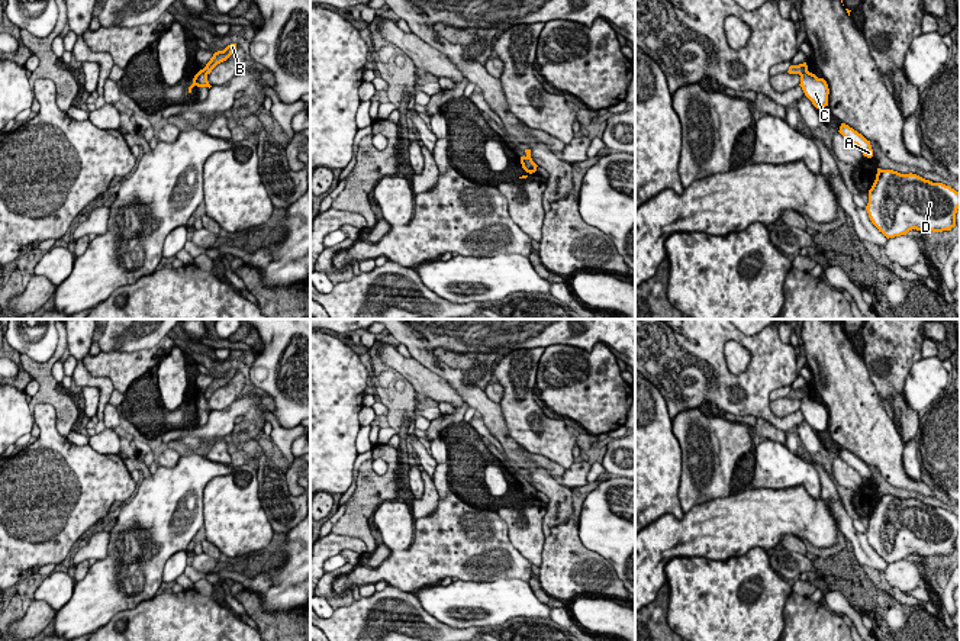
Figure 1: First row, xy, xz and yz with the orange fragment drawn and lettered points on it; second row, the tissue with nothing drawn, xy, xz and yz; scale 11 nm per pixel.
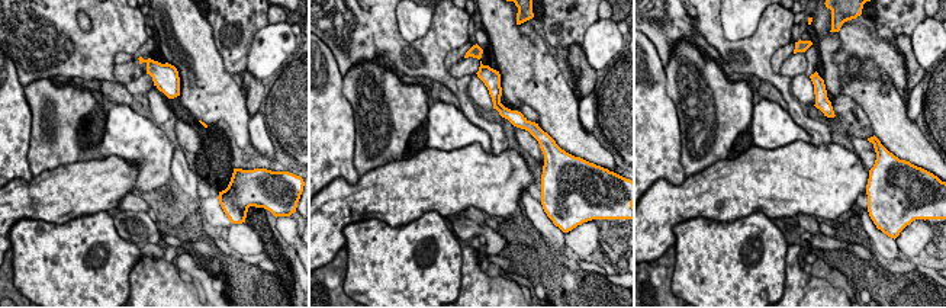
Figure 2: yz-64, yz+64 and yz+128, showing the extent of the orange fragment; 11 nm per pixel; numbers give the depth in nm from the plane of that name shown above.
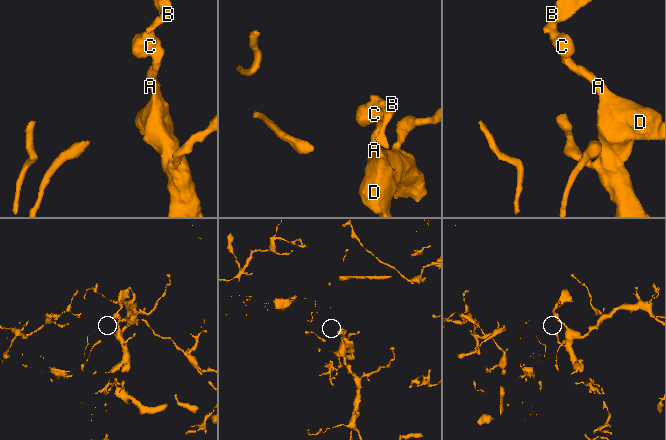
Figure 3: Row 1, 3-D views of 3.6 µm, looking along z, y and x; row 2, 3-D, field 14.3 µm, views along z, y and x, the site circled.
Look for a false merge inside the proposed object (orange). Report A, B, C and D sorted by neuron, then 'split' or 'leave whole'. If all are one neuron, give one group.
A C D / B | split

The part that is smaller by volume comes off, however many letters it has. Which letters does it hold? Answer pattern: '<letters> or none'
B

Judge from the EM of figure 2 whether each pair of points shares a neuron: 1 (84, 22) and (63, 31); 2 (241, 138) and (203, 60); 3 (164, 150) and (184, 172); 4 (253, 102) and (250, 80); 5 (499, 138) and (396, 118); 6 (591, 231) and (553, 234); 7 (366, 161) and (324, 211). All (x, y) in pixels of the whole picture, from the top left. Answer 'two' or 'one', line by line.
1: two
2: one
3: two
4: one
5: two
6: two
7: two

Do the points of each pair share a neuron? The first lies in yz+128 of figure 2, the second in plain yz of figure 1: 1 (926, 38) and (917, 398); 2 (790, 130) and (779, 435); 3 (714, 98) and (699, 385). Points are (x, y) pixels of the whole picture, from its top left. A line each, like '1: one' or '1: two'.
1: one
2: two
3: two

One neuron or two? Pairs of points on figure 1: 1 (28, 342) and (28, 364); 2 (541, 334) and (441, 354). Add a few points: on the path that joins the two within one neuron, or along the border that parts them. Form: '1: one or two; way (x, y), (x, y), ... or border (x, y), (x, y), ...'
1: two; border (58, 340), (44, 361), (21, 353)
2: two; border (431, 348), (482, 351), (485, 354)

